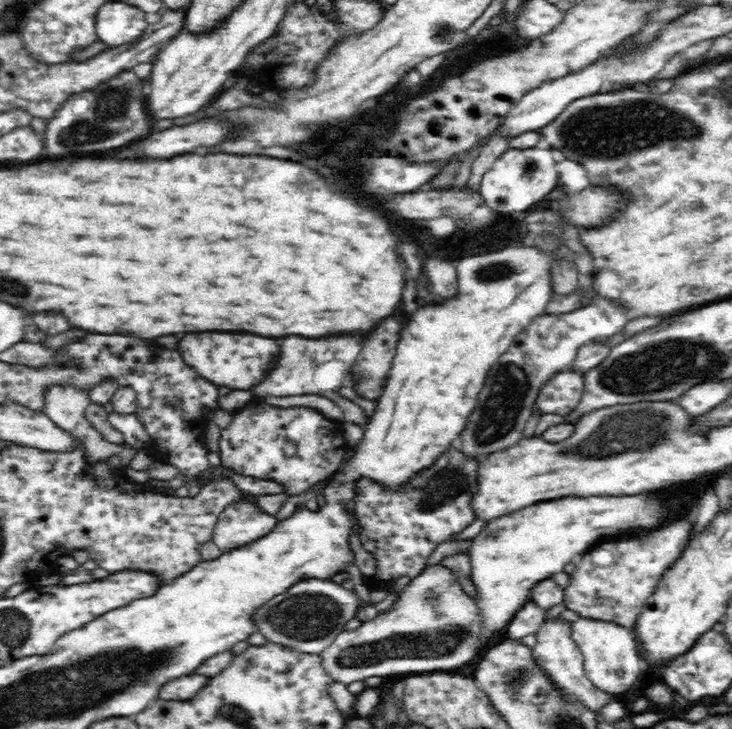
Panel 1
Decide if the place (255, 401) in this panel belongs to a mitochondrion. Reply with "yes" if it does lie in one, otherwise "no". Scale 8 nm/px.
no

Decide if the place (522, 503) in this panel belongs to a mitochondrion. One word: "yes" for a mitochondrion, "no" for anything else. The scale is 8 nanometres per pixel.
no

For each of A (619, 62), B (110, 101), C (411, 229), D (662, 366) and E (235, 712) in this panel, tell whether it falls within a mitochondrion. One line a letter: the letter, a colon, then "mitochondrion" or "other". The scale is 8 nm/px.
A: other
B: mitochondrion
C: other
D: mitochondrion
E: mitochondrion

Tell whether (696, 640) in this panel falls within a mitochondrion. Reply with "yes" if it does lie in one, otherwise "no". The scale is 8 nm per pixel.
no

